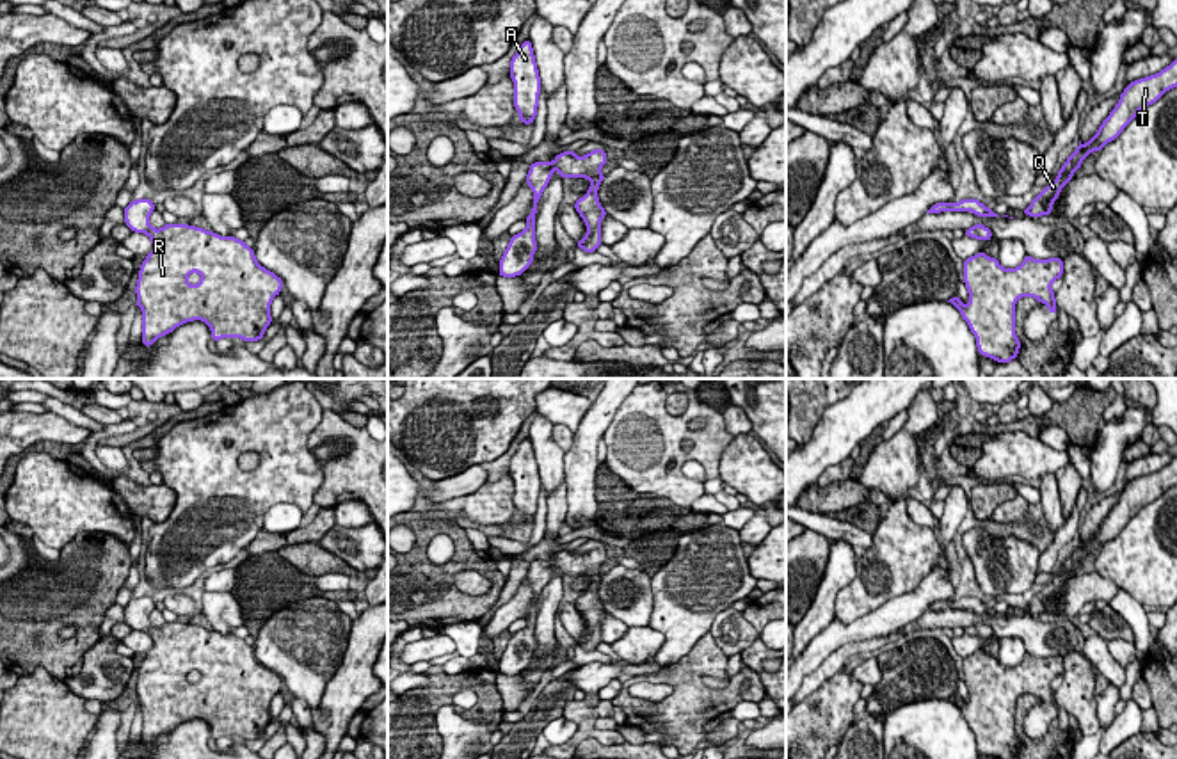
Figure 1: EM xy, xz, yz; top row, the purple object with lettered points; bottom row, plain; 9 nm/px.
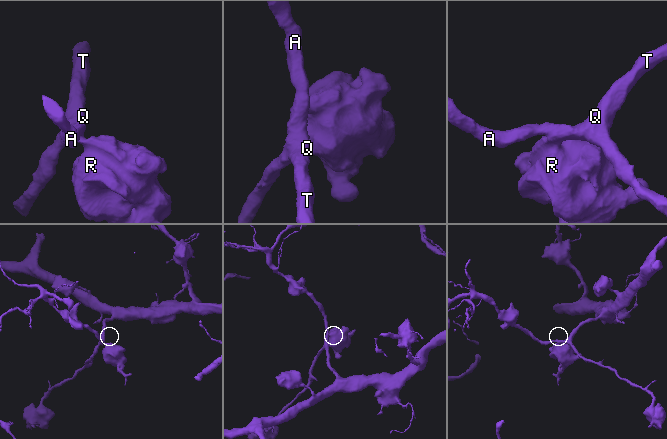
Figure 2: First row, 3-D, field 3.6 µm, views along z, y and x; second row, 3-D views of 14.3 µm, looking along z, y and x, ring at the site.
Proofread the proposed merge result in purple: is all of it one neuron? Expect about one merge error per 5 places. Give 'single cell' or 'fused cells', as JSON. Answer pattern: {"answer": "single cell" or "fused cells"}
{"answer": "single cell"}

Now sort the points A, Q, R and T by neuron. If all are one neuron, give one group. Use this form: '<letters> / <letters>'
A Q R T

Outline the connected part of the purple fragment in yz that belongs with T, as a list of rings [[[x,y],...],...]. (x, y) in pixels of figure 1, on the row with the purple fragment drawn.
[[[1177,59],[1156,75],[1134,80],[1127,84],[1120,94],[1120,101],[1102,121],[1097,133],[1079,146],[1060,167],[1058,178],[1051,181],[1031,204],[1022,210],[1026,217],[1051,215],[1053,204],[1060,196],[1060,190],[1074,180],[1074,172],[1081,167],[1081,162],[1093,151],[1101,151],[1108,142],[1115,140],[1124,128],[1138,116],[1140,110],[1156,103],[1166,91],[1177,87]]]

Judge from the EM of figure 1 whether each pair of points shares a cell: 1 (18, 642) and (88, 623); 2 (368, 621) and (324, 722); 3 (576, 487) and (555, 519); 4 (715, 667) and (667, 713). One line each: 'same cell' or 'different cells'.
1: same cell
2: same cell
3: different cells
4: same cell

